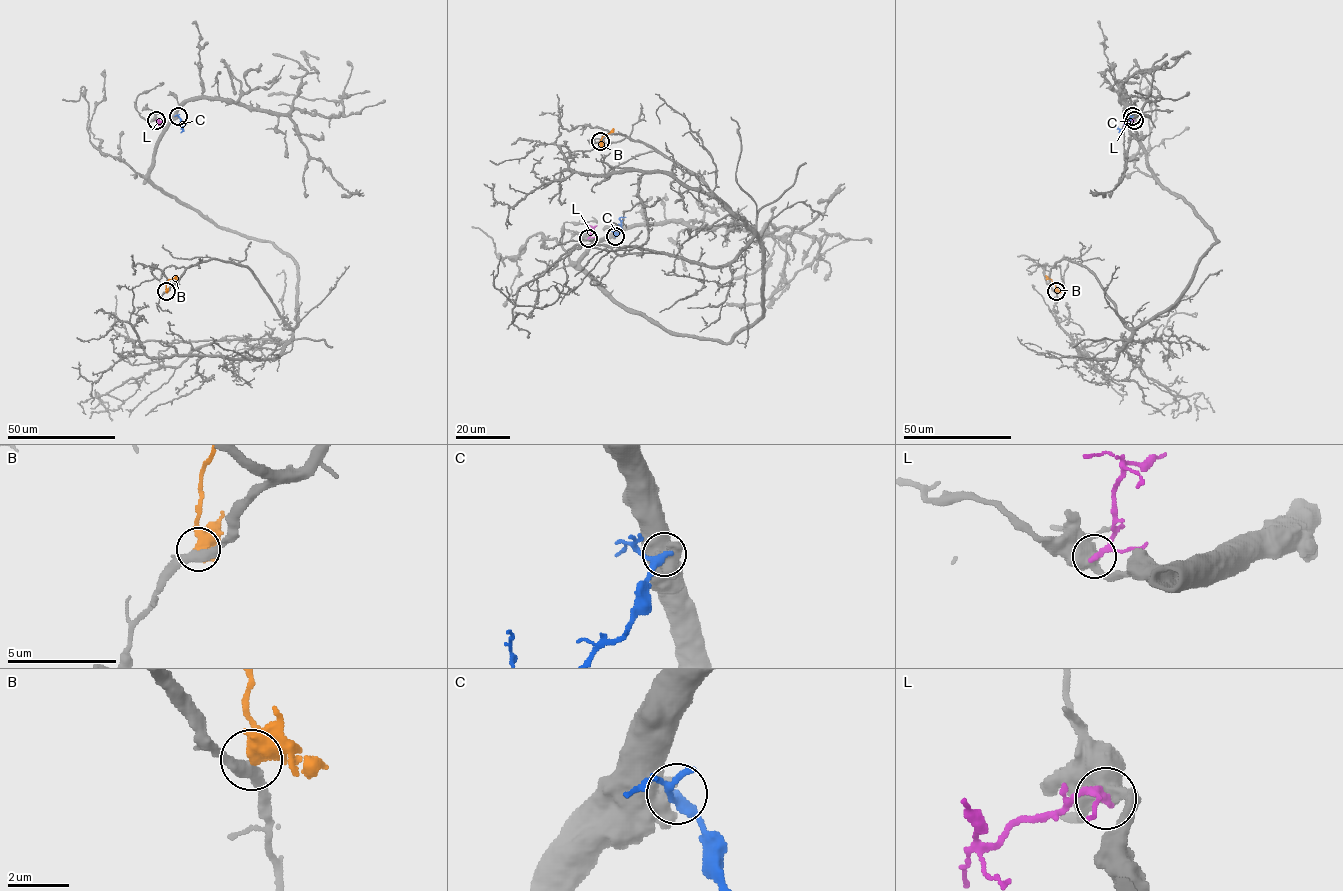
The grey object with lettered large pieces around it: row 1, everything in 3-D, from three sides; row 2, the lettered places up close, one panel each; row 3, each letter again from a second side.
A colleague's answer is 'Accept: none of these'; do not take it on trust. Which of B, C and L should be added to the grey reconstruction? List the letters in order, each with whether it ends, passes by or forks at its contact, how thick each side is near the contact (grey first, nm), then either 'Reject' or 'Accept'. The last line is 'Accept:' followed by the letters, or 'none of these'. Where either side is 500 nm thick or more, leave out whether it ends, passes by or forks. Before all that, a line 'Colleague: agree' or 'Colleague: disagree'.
Colleague: agree
B: It forks there. Thickness 380 nm (grey) against 360 nm. Reject
C: Thickness 550 nm (grey) against 280 nm. Reject
L: Thickness 550 nm (grey) against 220 nm. Reject
Accept: none of these

